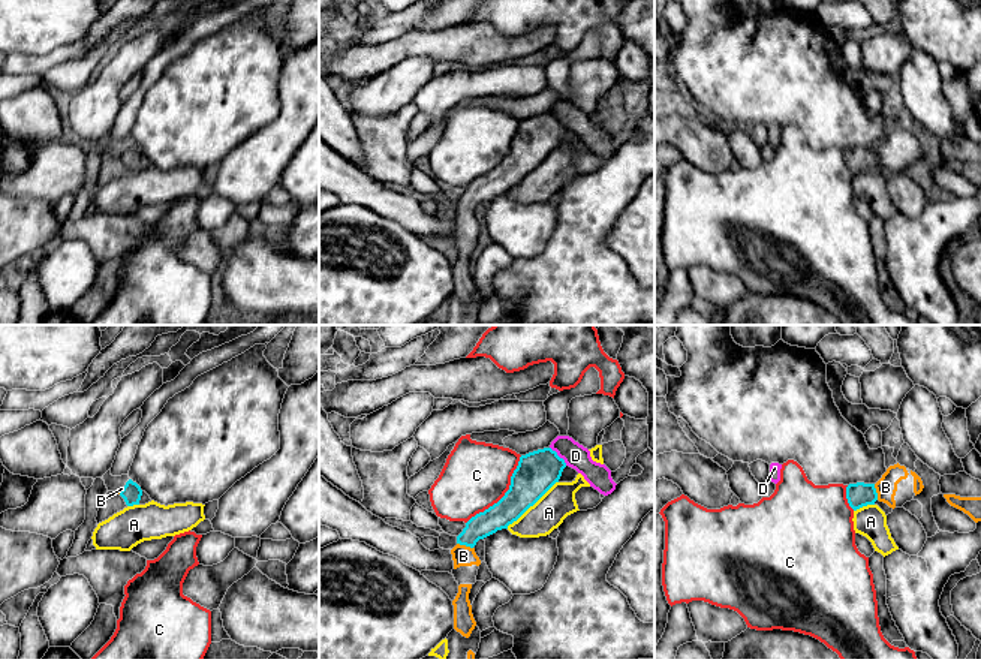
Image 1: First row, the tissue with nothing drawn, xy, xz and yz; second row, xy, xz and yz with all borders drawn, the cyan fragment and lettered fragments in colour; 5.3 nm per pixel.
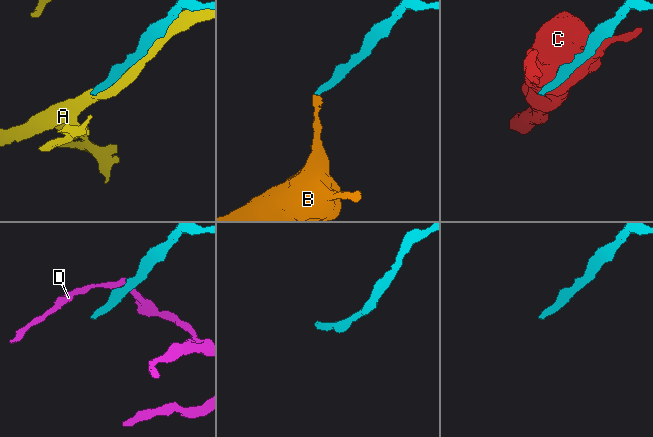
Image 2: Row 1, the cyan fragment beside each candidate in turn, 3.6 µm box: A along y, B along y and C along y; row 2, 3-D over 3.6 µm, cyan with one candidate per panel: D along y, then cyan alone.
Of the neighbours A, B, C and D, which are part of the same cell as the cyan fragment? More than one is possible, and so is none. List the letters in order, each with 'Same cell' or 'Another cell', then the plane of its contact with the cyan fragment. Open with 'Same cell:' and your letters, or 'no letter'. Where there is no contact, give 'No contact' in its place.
Same cell: B
A: Another cell. Touches cyan in xz
B: Same cell. Touches cyan in xz
C: Another cell. Touches cyan in xz
D: Another cell. Touches cyan in xz

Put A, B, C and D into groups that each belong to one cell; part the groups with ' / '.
A / B / C / D

